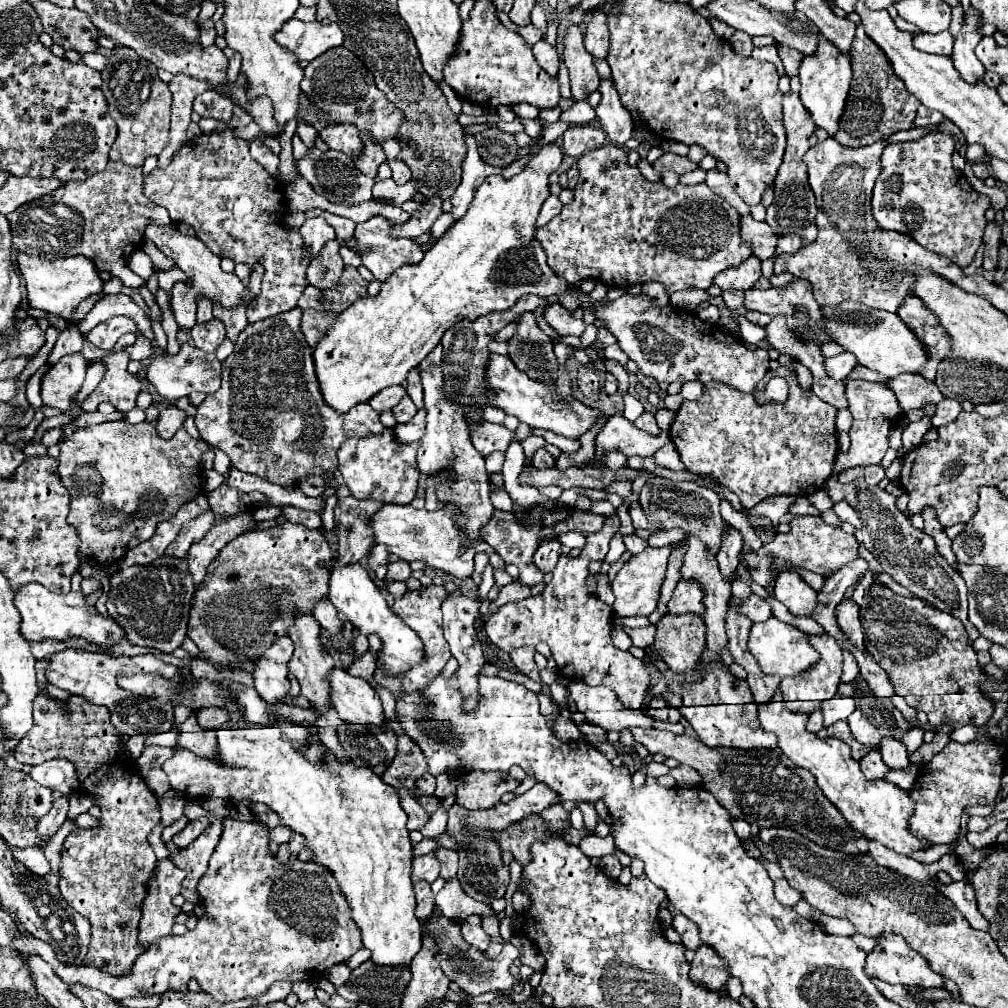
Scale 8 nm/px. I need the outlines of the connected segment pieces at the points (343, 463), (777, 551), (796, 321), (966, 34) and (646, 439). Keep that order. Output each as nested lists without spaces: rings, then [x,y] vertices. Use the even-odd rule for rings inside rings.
[[[385,428],[383,434],[371,438],[351,438],[339,448],[339,472],[355,498],[371,498],[387,504],[409,504],[415,498],[419,468],[415,462],[417,444],[399,444]]]
[[[795,516],[791,520],[791,532],[775,534],[775,538],[763,544],[757,552],[749,552],[745,556],[745,562],[749,566],[751,578],[763,588],[769,588],[777,578],[773,574],[771,564],[777,564],[783,568],[785,564],[793,564],[797,570],[811,570],[823,578],[829,578],[835,570],[839,570],[851,558],[857,558],[857,540],[853,534],[847,534],[837,526],[825,524],[819,516]]]
[[[795,278],[793,282],[781,286],[781,288],[767,288],[767,290],[757,290],[751,288],[745,292],[745,308],[757,310],[757,312],[767,312],[769,316],[785,316],[787,318],[787,328],[803,342],[815,342],[815,344],[825,344],[833,342],[833,338],[825,332],[823,326],[823,314],[821,306],[813,298],[813,288],[809,282]]]
[[[969,8],[965,12],[965,22],[963,28],[959,32],[959,36],[955,38],[955,46],[951,52],[951,60],[955,64],[955,68],[959,70],[959,74],[967,80],[967,82],[981,82],[985,76],[985,66],[977,60],[975,56],[975,46],[979,44],[981,36],[977,34],[977,28],[981,26],[979,22],[979,14],[975,14],[973,8]]]
[[[611,416],[595,438],[595,456],[613,450],[623,450],[623,454],[627,456],[653,456],[667,442],[669,442],[667,432],[651,436],[647,432],[641,432],[625,416]]]

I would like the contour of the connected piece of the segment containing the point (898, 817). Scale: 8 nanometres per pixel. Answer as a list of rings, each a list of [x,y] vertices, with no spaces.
[[[811,732],[811,736],[797,736],[789,742],[779,742],[781,752],[793,760],[799,768],[809,770],[817,786],[823,790],[823,794],[841,810],[841,814],[847,818],[847,822],[859,830],[869,840],[875,840],[883,846],[887,846],[893,852],[911,856],[913,852],[927,850],[931,846],[929,840],[917,838],[909,830],[909,818],[915,812],[915,800],[911,798],[909,790],[903,790],[887,780],[867,780],[861,774],[859,762],[851,756],[849,746],[839,738],[819,738]]]

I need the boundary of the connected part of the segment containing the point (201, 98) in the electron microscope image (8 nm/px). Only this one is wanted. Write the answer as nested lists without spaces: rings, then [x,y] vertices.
[[[207,90],[195,98],[193,112],[197,112],[201,118],[215,118],[221,122],[229,122],[233,116],[233,102],[217,94],[215,90]]]

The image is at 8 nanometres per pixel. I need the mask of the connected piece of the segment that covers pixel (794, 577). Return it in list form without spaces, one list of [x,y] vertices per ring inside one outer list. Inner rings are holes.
[[[781,572],[775,582],[775,598],[783,602],[797,618],[813,618],[819,606],[817,592],[795,572]]]

